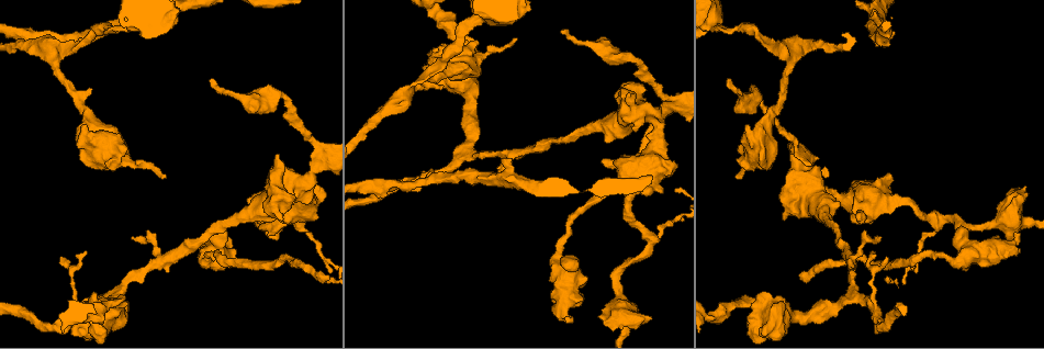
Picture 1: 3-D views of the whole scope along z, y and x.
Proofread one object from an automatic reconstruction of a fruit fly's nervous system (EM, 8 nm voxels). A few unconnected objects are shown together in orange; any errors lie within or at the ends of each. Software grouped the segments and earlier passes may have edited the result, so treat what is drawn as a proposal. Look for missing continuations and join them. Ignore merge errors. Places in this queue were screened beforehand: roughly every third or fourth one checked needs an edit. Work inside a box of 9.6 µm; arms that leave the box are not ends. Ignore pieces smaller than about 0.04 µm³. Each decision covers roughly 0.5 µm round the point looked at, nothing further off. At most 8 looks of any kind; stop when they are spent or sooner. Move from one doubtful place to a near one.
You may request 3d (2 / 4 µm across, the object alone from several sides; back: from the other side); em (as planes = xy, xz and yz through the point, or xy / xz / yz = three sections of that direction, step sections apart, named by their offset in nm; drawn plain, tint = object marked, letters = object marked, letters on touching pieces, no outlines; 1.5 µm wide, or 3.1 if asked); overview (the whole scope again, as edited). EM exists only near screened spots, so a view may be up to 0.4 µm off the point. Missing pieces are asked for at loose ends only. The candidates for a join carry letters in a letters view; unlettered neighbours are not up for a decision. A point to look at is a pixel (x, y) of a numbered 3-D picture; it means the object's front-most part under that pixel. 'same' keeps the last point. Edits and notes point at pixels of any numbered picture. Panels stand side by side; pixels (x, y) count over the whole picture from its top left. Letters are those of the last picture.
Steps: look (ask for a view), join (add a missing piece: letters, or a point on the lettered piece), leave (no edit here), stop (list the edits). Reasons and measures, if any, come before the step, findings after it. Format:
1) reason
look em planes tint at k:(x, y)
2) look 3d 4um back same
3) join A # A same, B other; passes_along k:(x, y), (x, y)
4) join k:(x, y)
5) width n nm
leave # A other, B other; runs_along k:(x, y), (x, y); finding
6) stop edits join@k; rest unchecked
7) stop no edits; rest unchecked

an open end
look em xy step 8 letters at 1:(1016, 235)

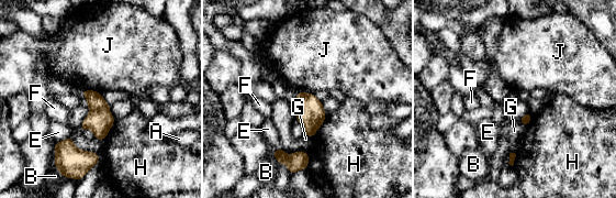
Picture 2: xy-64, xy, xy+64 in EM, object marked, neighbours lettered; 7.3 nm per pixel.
leave # A other, B other, E other, F other, G other, H other, J other; border 2:(81, 90), (96, 90), (100, 94); none of them fits

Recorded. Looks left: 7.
branch stops here
look em planes plain at 1:(428, 60)

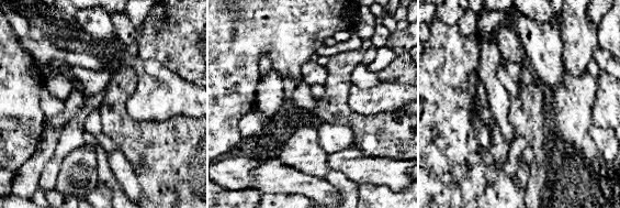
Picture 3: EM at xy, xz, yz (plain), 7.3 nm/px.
look em planes letters same

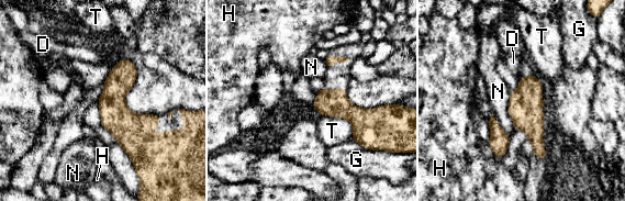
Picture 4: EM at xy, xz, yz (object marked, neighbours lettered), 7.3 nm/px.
width 220 nm
leave # D other, G other, H other, N other, T other; border 4:(509, 91), (509, 115), (515, 130); none of them fits

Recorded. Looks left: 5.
tapers out
look em xy step 4 letters at 1:(165, 174)

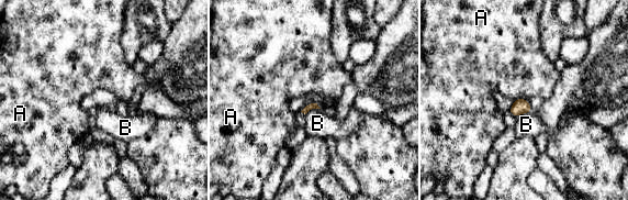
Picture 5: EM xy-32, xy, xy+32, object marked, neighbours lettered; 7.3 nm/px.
leave # A other, B other; border 5:(515, 98), (526, 99); no lettered piece goes on from it

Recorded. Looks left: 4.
stop no edits; rest unchecked

